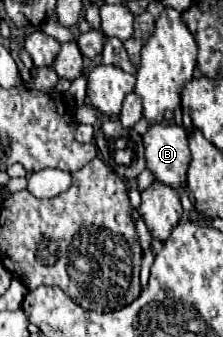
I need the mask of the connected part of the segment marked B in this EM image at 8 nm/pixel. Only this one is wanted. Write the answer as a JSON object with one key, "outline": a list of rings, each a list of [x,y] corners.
{"outline":[[[155,123],[143,135],[147,169],[151,169],[157,181],[183,187],[187,165],[191,161],[187,131],[181,125]]]}

